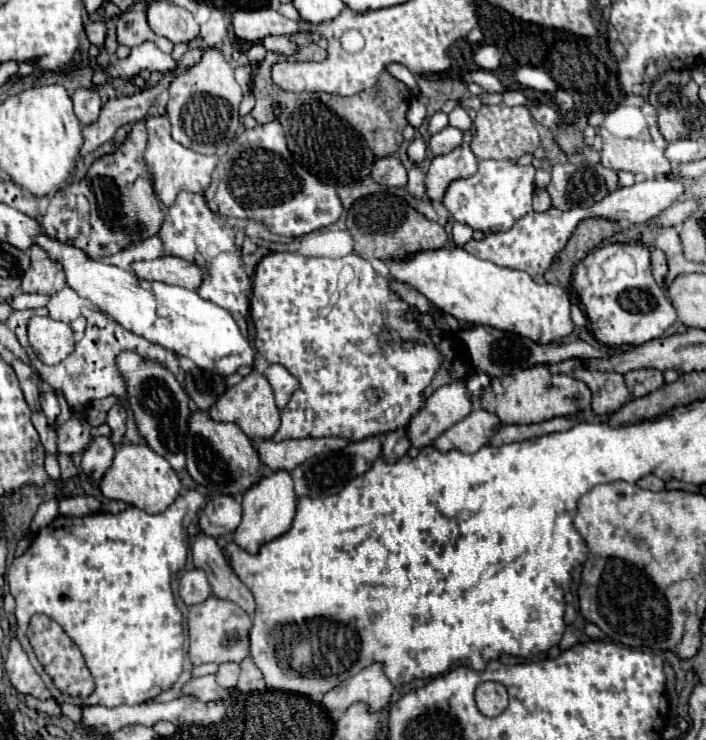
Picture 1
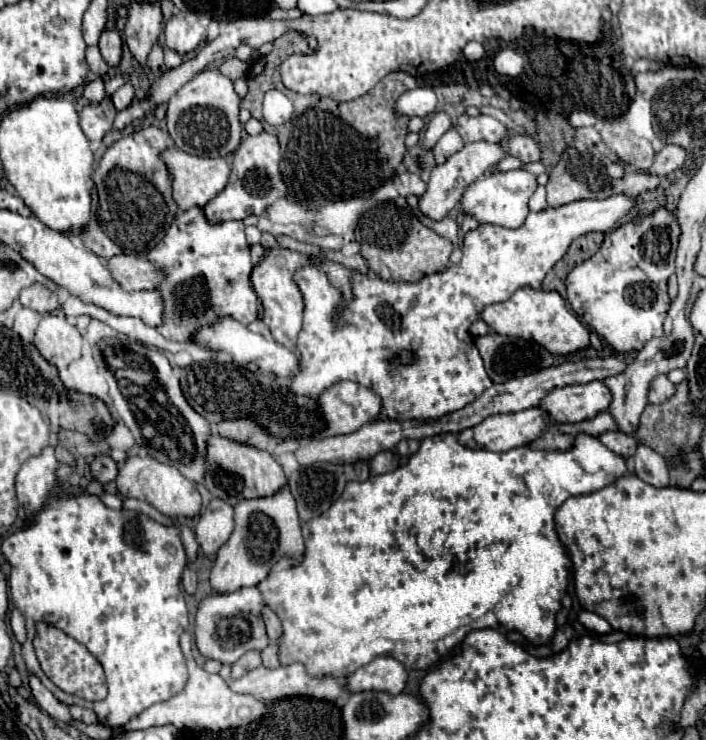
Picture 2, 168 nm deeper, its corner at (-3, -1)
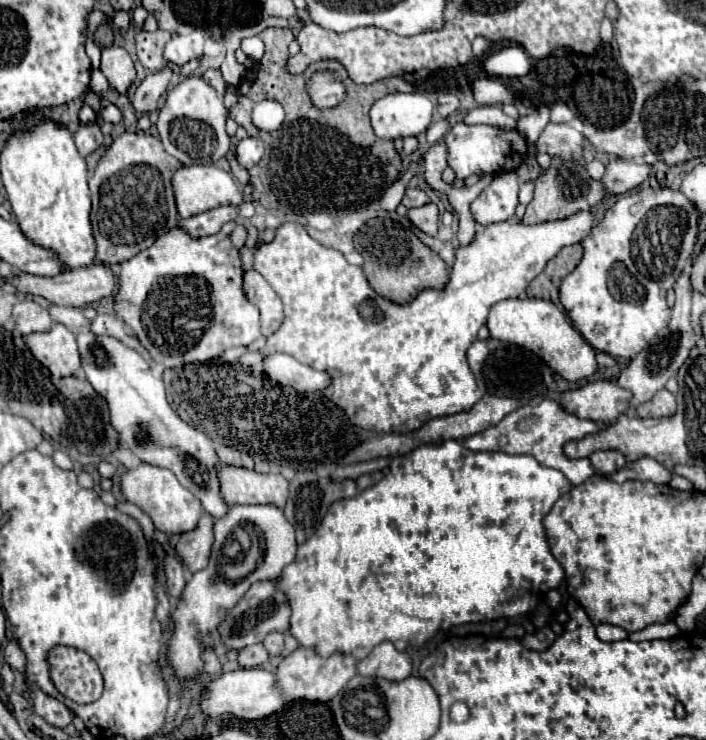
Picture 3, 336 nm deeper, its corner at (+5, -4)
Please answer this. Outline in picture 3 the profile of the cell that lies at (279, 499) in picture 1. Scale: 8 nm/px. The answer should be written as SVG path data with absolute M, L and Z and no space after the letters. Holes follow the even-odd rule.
M230 505L228 513L216 521L214 525L214 549L212 557L206 569L194 573L190 581L186 583L186 589L180 597L180 603L172 615L174 619L174 635L170 643L170 661L176 671L176 677L180 681L198 679L202 673L202 659L200 659L200 647L196 641L198 633L206 635L208 647L214 647L216 643L216 625L228 615L228 609L236 605L236 601L248 591L248 587L260 579L276 579L286 565L290 565L296 559L296 535L288 519L284 517L284 511L276 505Z

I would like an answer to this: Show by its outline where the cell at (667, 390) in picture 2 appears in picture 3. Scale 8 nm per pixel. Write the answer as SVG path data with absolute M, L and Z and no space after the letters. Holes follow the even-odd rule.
M660 389L650 401L646 401L638 409L638 415L642 415L642 417L664 417L664 415L672 415L674 411L676 411L676 397L670 391Z

